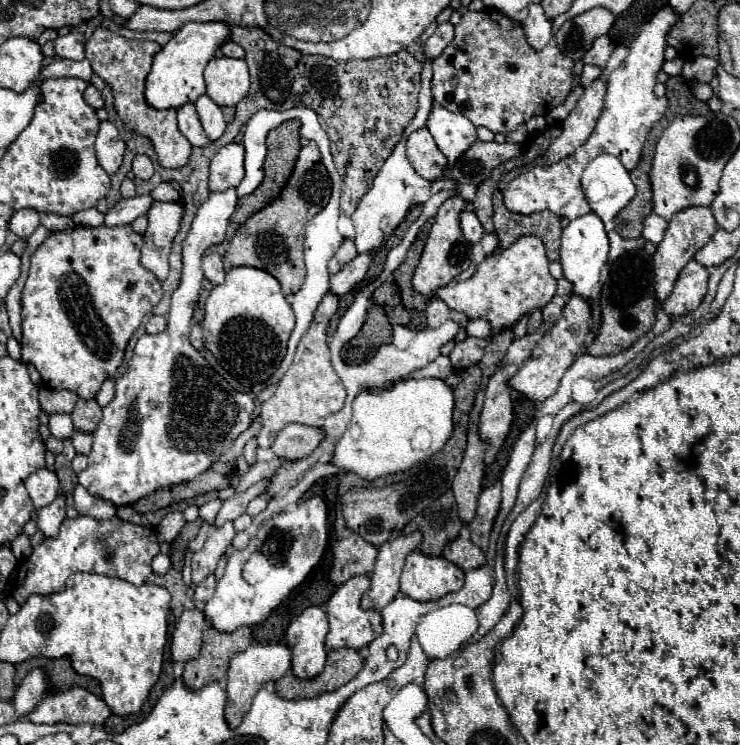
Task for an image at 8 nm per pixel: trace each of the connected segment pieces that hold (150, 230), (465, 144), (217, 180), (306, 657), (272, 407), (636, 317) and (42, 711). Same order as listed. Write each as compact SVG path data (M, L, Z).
M153 202L147 212L147 230L143 234L141 248L141 264L151 270L161 282L167 278L169 264L167 256L171 250L171 242L179 230L179 222L183 216L183 202Z
M443 106L433 108L427 120L427 128L447 158L447 172L455 160L477 140L477 128L465 116L449 112Z
M227 144L225 148L221 148L209 166L209 192L225 192L225 188L237 188L239 182L243 180L243 154L245 148L243 144Z
M321 608L303 610L287 628L285 638L291 650L293 674L301 680L315 678L325 668L327 616Z
M327 292L323 296L321 304L317 306L317 312L313 316L313 324L309 326L309 330L305 332L305 336L301 338L301 342L297 346L295 360L293 360L291 368L281 378L273 398L269 398L267 402L261 404L261 420L263 420L261 430L265 434L279 432L281 428L285 428L291 422L305 424L305 426L317 426L319 418L333 414L333 412L339 412L343 408L345 398L347 398L347 390L331 366L327 336L325 336L327 324L331 320L331 316L337 312L337 308L339 308L339 298L333 292Z
M645 250L627 252L607 266L607 280L601 288L601 326L595 340L585 348L585 354L617 354L651 330L655 322L653 276L653 262Z
M69 688L55 696L49 696L27 714L35 724L103 724L111 716L107 704L83 688Z

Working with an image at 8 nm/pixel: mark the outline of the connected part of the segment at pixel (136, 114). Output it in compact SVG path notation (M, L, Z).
M99 26L91 40L85 46L87 60L93 66L93 72L101 76L113 90L115 96L115 110L123 124L147 138L151 138L153 148L157 152L159 164L163 168L181 168L187 164L187 158L191 154L191 144L183 138L183 134L177 128L177 110L155 110L145 104L143 90L145 90L145 76L151 70L151 58L161 46L157 42L149 40L127 40L119 34L115 34L109 28Z

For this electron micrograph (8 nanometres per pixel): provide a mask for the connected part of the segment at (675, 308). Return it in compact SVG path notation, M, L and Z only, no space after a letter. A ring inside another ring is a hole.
M691 260L679 272L675 288L673 288L671 296L661 304L661 308L673 318L695 310L707 292L707 278L709 276L707 276L705 266Z

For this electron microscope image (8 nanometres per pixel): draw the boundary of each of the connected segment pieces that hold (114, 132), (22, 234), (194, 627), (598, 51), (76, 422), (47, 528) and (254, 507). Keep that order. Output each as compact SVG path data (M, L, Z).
M109 120L101 122L97 142L95 142L95 150L97 150L99 164L105 168L107 174L115 174L121 168L125 142L121 140L119 130L115 128L113 122L109 122Z
M17 210L9 222L9 230L15 232L19 238L29 238L37 226L39 226L37 210Z
M185 610L171 636L171 660L189 662L199 656L203 632L209 628L201 610Z
M599 36L599 38L593 42L593 46L589 48L589 52L585 52L583 64L595 64L595 66L605 68L611 52L613 52L613 44L611 44L609 36Z
M77 400L71 418L75 430L91 434L101 422L101 406L97 404L97 400Z
M59 494L49 506L37 512L37 526L45 538L53 538L59 532L61 522L65 520L65 494Z
M261 494L261 496L257 496L257 498L253 498L253 500L249 502L249 506L247 506L247 514L249 514L249 516L257 516L257 514L263 512L265 508L267 508L267 496Z

